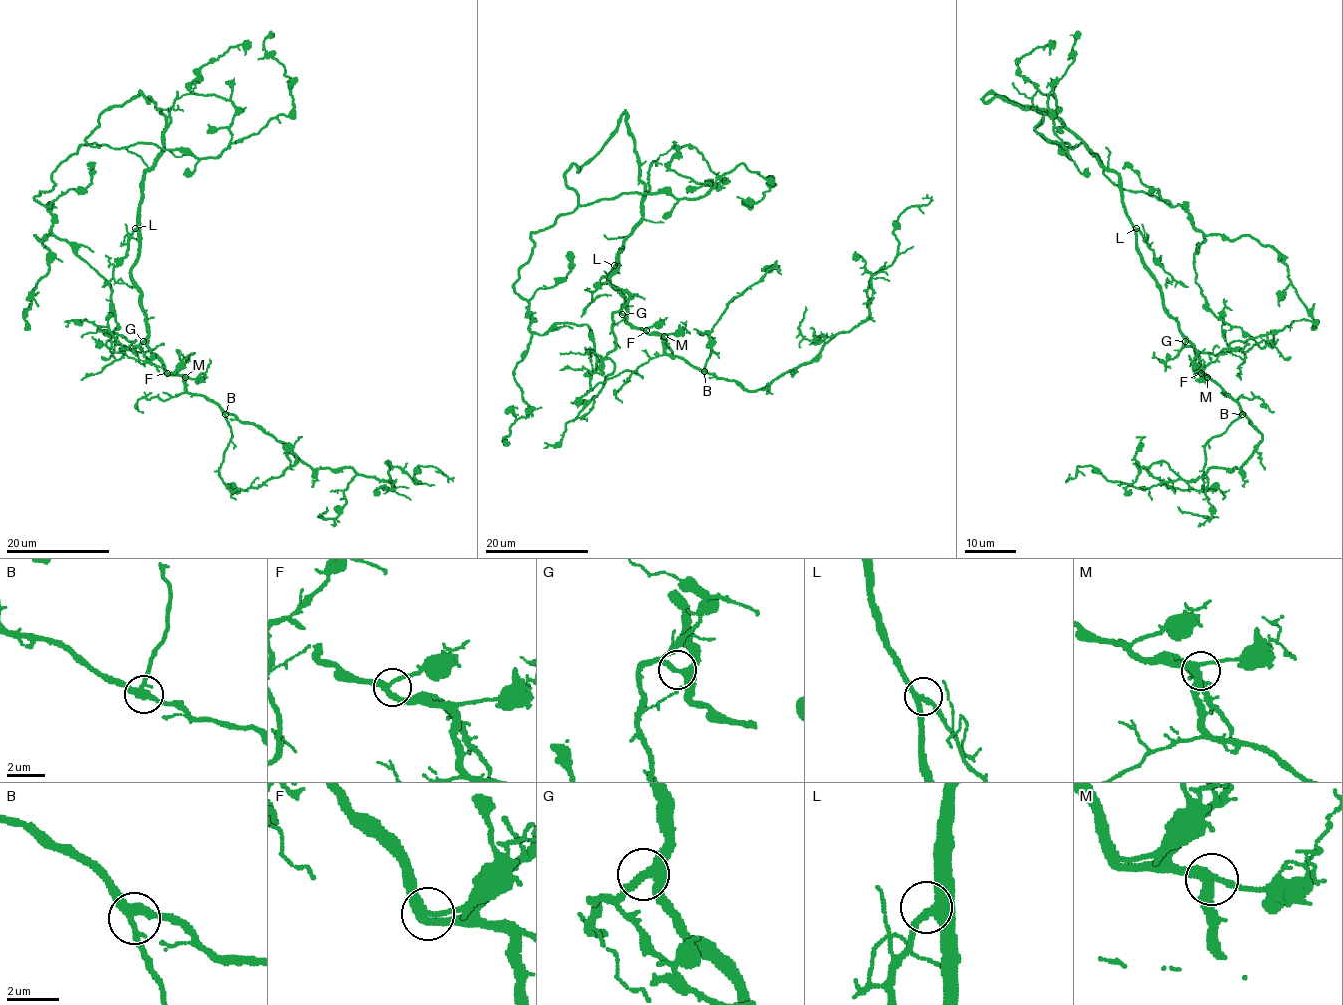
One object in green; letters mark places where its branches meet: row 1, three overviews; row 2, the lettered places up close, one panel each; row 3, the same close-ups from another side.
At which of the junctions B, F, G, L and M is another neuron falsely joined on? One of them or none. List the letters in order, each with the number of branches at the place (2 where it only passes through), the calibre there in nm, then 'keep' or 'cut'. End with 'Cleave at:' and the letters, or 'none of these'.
B: 3 | 320 nm | keep
F: 3 | 300 nm | keep
G: 3 | 320 nm | keep
L: 3 | 280 nm | keep
M: 3 | 320 nm | keep
Cleave at: none of these

